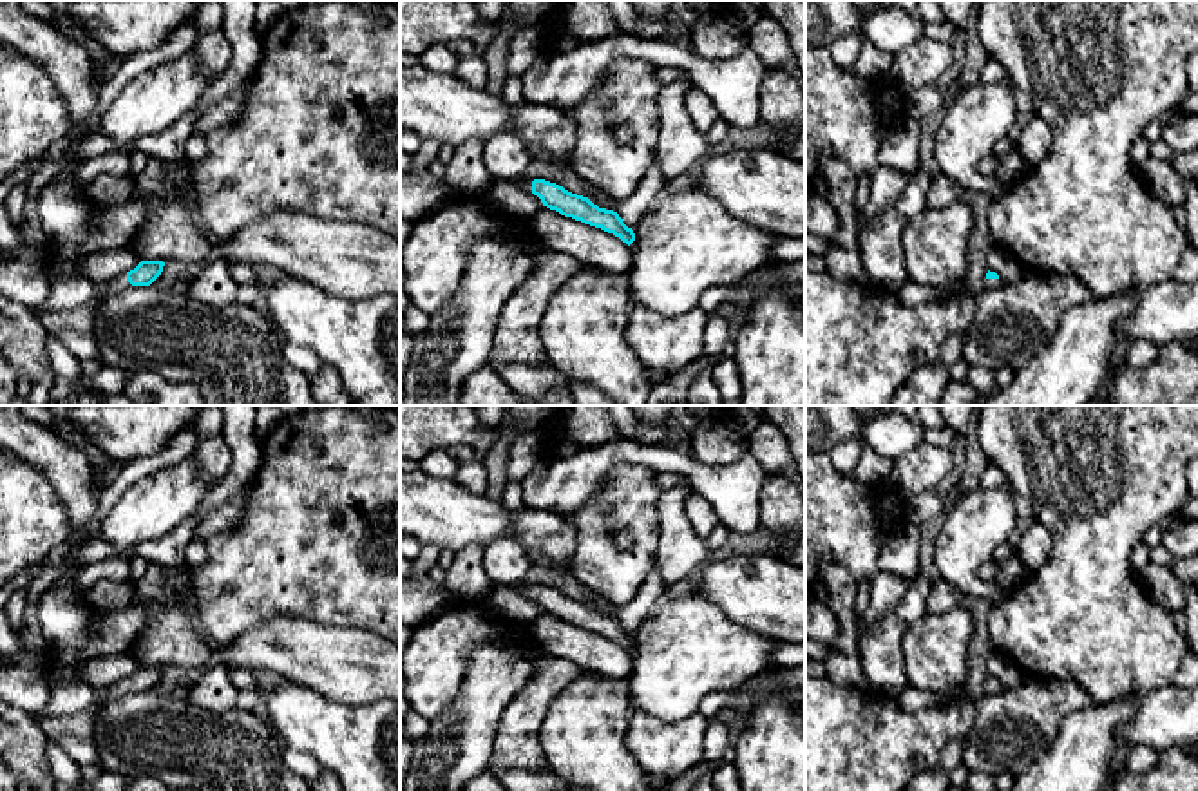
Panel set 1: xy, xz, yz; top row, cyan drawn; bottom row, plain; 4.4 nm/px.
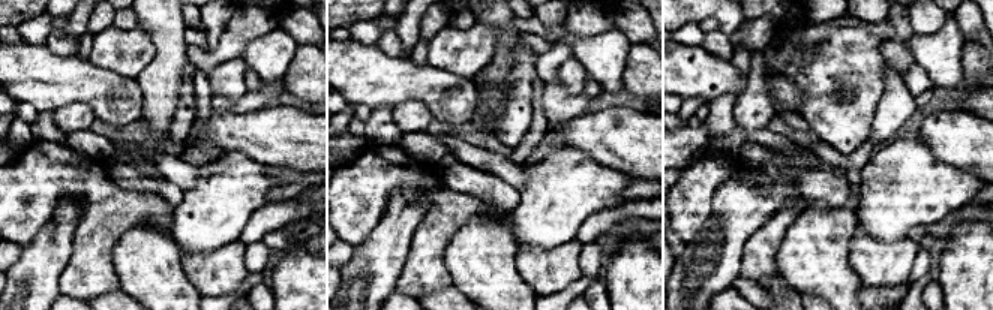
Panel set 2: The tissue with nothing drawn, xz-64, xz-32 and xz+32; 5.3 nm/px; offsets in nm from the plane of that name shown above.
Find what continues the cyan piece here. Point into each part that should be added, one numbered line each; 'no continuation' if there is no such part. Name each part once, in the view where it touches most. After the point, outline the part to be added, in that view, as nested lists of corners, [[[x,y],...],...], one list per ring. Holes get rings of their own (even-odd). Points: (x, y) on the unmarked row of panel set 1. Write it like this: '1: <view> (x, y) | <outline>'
1: xy (66, 699) | [[[83,679],[69,684],[51,686],[47,706],[38,715],[51,719],[74,715],[87,710],[94,702],[105,704],[107,700],[114,700],[128,693],[132,693],[132,690],[128,688],[127,679],[101,690],[92,688]]]

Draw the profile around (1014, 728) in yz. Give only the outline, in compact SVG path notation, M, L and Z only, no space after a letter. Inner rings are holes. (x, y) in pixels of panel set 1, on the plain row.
M1032 679L974 702L975 722L965 737L963 766L968 771L984 771L992 777L1010 773L1015 778L1046 755L1068 715L1095 704L1077 681L1060 679Z

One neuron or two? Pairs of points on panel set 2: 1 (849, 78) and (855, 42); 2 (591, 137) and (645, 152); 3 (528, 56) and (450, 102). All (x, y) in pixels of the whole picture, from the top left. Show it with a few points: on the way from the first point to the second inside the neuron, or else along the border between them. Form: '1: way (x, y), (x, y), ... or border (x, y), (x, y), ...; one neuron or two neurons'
1: way (849, 69), (854, 51); one neuron
2: way (605, 137), (632, 141); one neuron
3: border (470, 78), (477, 95), (471, 120); two neurons

